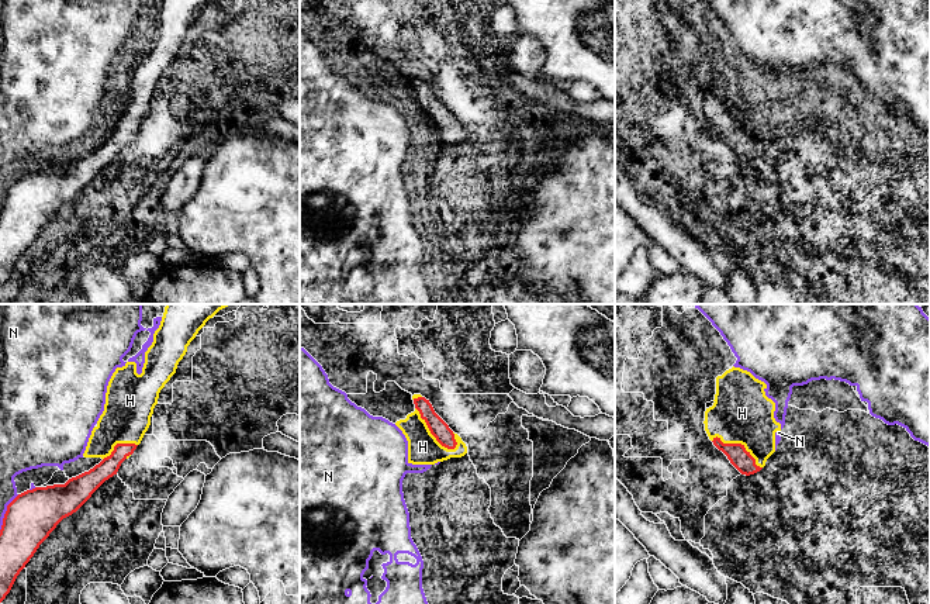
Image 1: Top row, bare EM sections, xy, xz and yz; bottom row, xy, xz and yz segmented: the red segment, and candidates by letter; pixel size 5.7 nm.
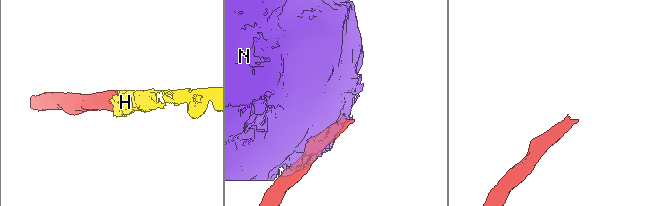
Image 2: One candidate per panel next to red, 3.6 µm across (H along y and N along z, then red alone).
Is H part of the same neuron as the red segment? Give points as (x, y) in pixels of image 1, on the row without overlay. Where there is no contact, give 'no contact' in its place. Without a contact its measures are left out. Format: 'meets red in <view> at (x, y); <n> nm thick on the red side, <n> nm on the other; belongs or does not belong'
meets red in xz at (431, 117); 100 nm thick on the red side, 180 nm on the other; belongs

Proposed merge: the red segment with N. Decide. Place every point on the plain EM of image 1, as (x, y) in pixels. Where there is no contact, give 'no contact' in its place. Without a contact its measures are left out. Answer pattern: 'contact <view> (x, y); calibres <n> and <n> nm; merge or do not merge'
contact xy (6, 197); calibres 280 and 110 nm; do not merge

